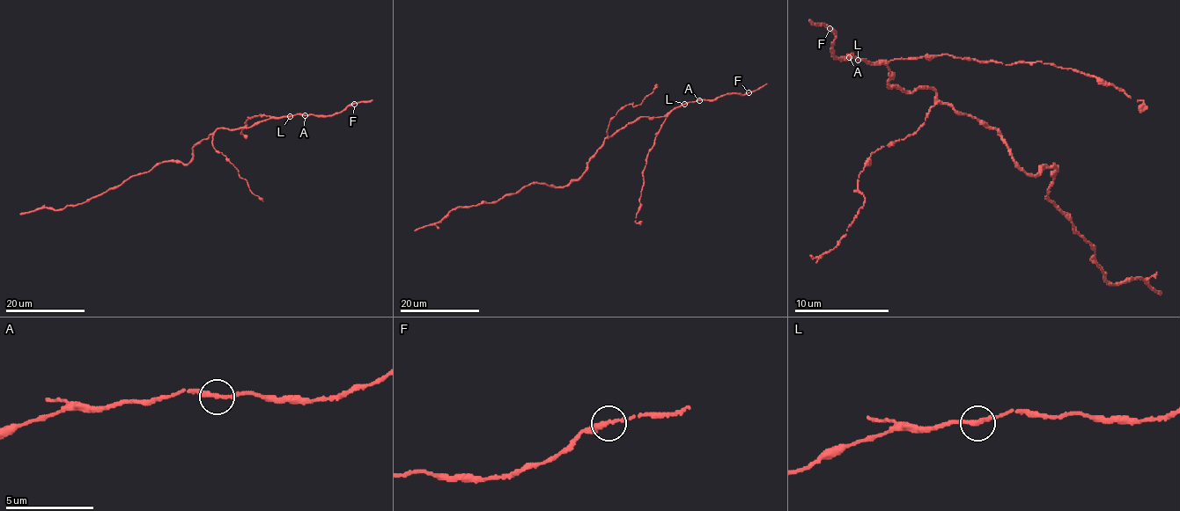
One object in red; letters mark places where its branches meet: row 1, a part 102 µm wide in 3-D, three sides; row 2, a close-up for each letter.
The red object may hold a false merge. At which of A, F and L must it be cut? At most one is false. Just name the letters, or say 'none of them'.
none of them

